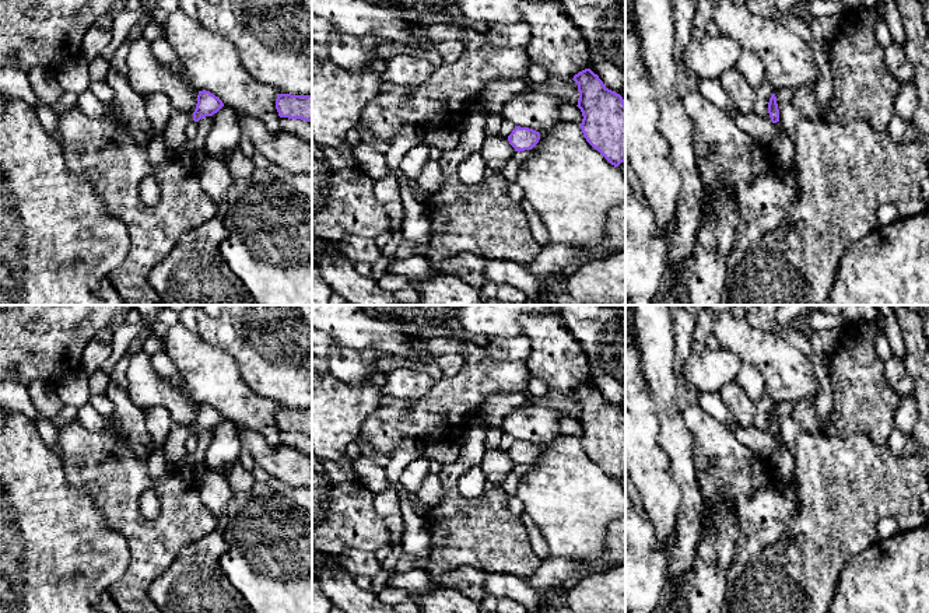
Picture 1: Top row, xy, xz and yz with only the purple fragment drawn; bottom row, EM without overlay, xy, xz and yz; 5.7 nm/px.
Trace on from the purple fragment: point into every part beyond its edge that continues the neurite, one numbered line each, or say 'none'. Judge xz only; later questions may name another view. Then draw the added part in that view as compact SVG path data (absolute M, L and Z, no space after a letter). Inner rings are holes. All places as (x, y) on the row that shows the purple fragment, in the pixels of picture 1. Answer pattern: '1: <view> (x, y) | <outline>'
none

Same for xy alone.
none

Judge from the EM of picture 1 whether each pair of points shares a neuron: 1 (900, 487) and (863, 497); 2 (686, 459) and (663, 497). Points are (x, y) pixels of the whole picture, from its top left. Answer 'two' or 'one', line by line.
1: one
2: two

